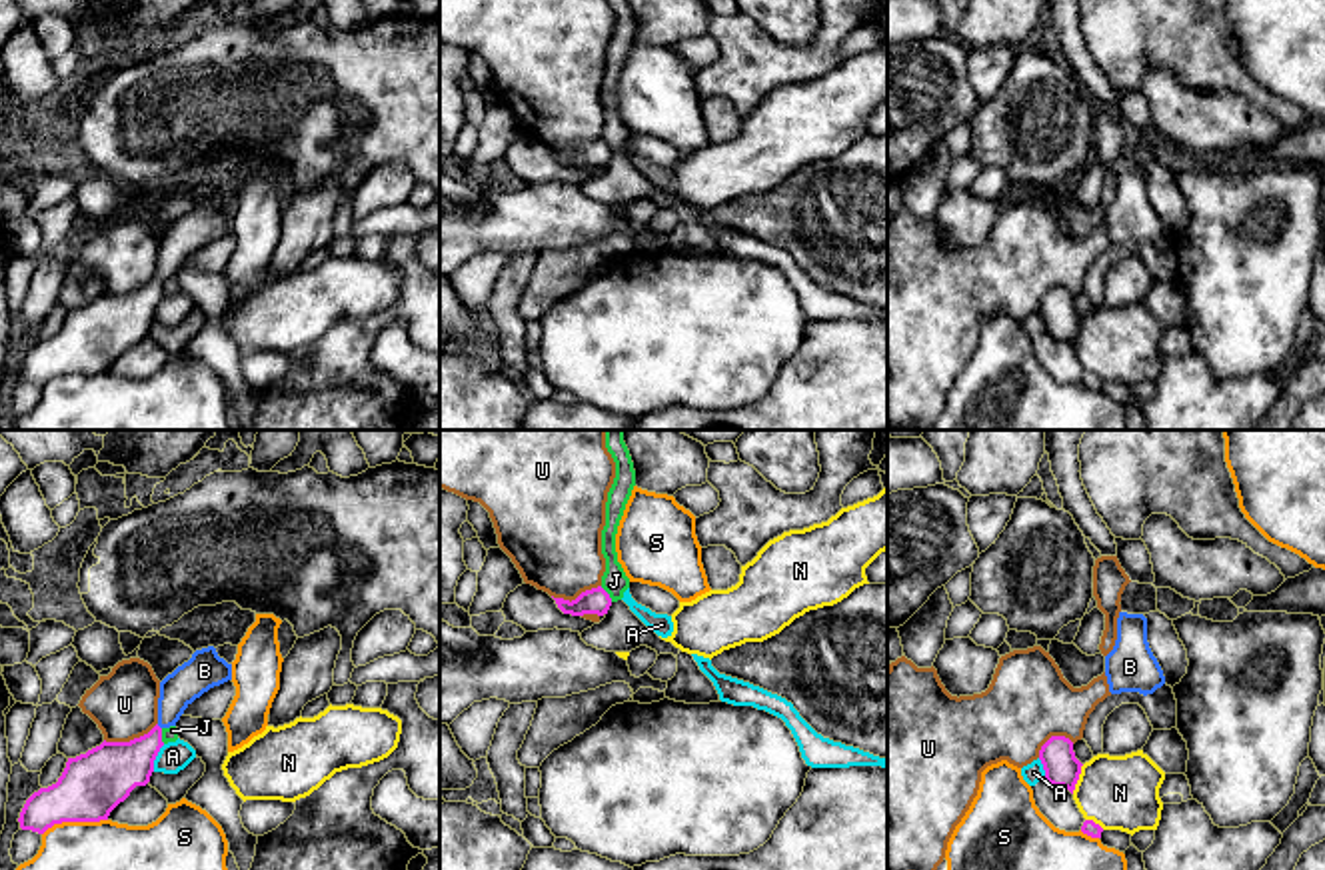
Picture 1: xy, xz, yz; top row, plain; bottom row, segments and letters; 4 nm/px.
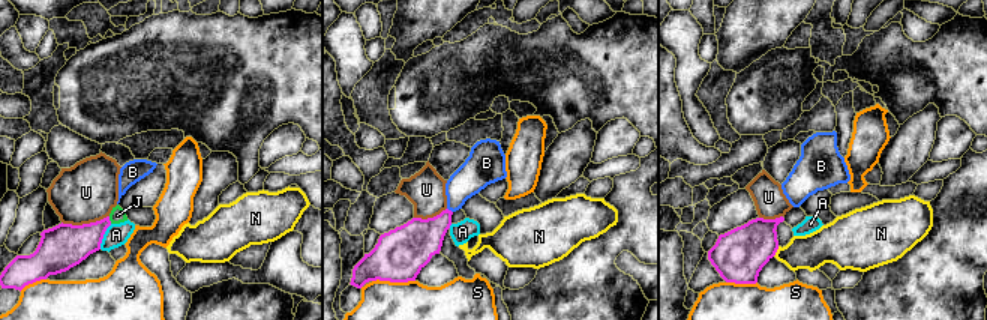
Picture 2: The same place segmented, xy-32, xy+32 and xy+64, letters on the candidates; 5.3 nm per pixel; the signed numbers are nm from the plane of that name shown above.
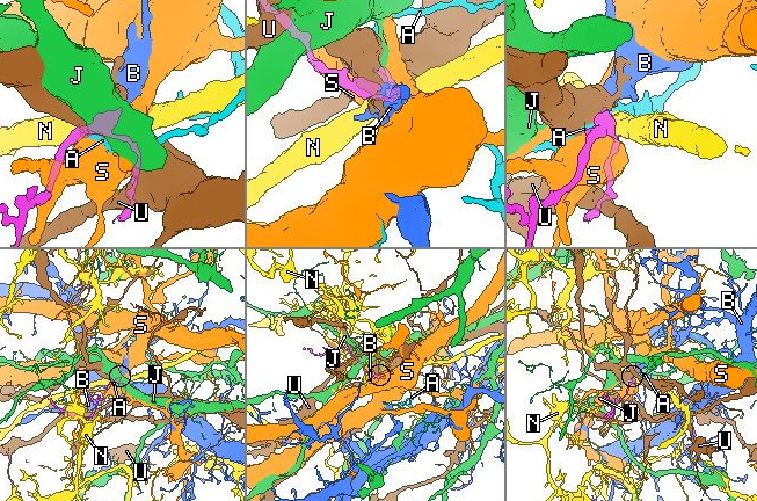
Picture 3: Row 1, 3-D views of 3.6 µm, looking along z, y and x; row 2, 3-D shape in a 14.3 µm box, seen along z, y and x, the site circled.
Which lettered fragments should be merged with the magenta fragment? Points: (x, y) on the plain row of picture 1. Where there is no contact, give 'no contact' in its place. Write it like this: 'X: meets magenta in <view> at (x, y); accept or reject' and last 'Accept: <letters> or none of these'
A: meets magenta in xy at (154, 310); reject
B: meets magenta in xy at (158, 278); accept
J: meets magenta in xy at (160, 288); reject
N: meets magenta in yz at (1078, 330); reject
S: meets magenta in xy at (74, 372); reject
U: meets magenta in xy at (130, 292); reject
Accept: B

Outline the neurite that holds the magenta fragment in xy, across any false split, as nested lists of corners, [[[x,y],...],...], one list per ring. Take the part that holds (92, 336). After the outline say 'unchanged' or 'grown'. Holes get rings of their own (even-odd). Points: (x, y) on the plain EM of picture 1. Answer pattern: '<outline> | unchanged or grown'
[[[156,276],[130,294],[104,292],[86,306],[68,310],[58,334],[26,352],[20,380],[44,386],[62,374],[108,372],[136,338],[150,334],[162,298],[162,280]]] | unchanged

